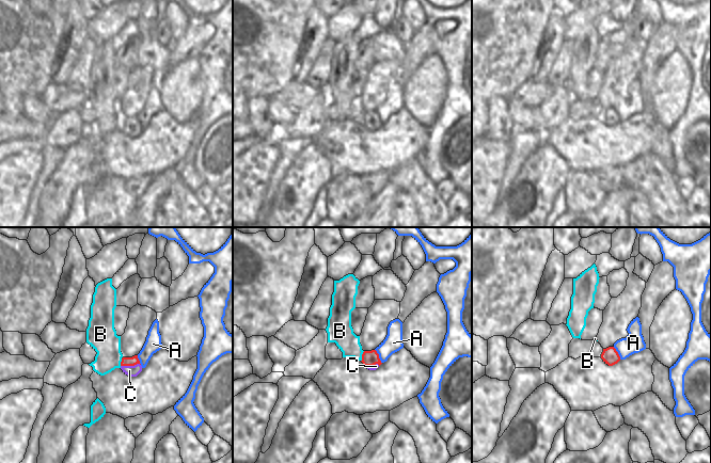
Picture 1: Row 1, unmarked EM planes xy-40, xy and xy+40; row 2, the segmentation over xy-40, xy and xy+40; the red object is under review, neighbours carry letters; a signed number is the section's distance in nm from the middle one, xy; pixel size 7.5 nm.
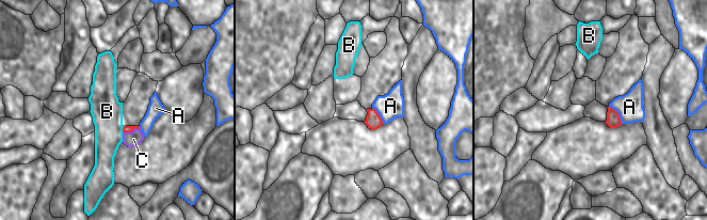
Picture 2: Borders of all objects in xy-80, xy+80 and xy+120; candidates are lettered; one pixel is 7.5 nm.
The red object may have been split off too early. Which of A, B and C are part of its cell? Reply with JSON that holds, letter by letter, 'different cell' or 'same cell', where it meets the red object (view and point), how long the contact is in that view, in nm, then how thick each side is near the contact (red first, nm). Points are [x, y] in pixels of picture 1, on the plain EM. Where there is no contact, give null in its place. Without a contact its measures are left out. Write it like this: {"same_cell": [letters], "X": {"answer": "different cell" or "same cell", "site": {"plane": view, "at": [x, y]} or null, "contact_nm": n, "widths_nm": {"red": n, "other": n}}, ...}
{"same_cell": [], "A": {"answer": "different cell", "site": {"plane": "xy", "at": [378, 117]}, "contact_nm": 120, "widths_nm": {"red": 110, "other": 140}}, "B": {"answer": "different cell", "site": {"plane": "xy", "at": [362, 117]}, "contact_nm": 80, "widths_nm": {"red": 110, "other": 190}}, "C": {"answer": "different cell", "site": {"plane": "xy-40", "at": [130, 126]}, "contact_nm": 150, "widths_nm": {"red": 70, "other": 80}}}

